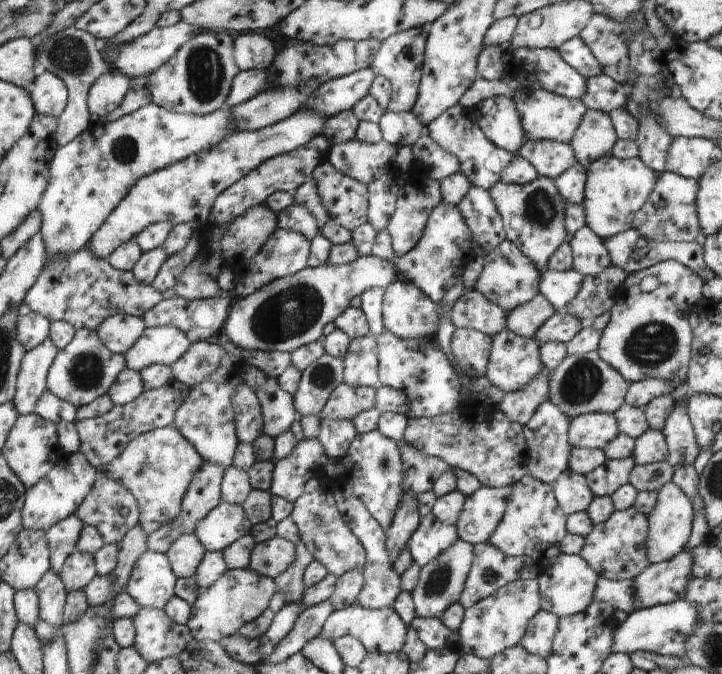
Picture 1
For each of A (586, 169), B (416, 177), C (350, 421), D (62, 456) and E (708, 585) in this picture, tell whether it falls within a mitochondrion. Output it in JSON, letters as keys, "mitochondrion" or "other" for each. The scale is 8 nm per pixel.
{"A":"other","B":"other","C":"other","D":"other","E":"other"}

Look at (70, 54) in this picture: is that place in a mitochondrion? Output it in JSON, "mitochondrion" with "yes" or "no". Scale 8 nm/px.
{"mitochondrion":"yes"}

